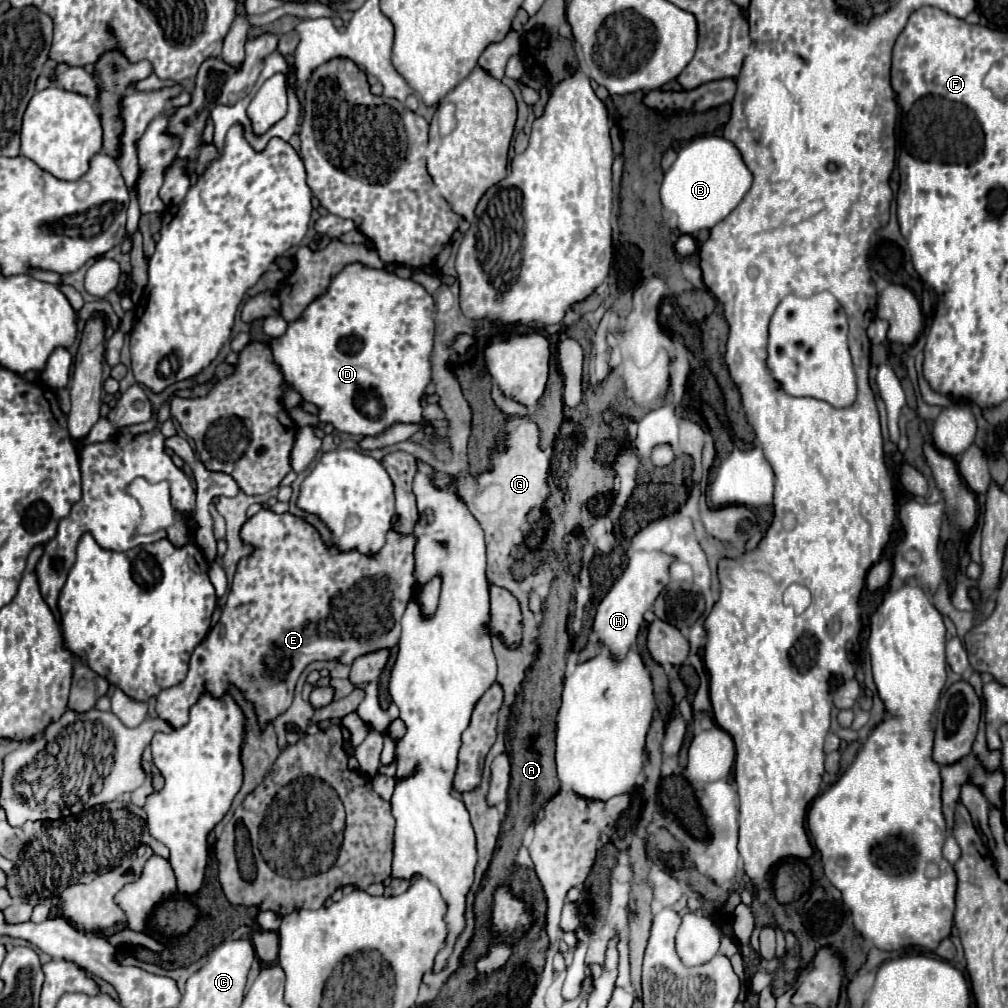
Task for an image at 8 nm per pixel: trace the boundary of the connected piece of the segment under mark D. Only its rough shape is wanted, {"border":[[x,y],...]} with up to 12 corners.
{"border":[[347,265],[283,337],[322,424],[417,423],[433,297]]}

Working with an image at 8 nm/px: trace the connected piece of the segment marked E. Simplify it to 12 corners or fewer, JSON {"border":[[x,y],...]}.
{"border":[[245,523],[219,623],[155,711],[237,685],[265,725],[309,663],[399,641],[413,535],[375,557]]}

